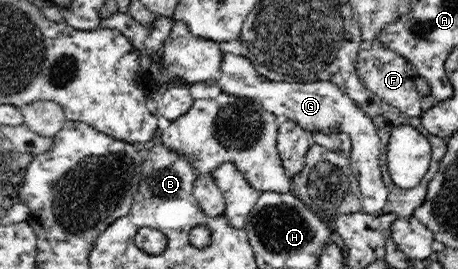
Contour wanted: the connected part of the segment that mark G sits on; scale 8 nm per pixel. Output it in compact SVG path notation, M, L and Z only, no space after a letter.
M224 52L221 56L221 69L217 78L218 87L229 96L240 100L253 101L279 121L290 120L304 131L346 133L350 136L350 159L357 171L359 190L362 196L361 213L372 215L386 205L389 189L381 172L379 157L381 139L378 137L373 119L344 90L330 81L315 81L310 84L297 84L288 81L270 81L258 73L252 62L240 55Z

